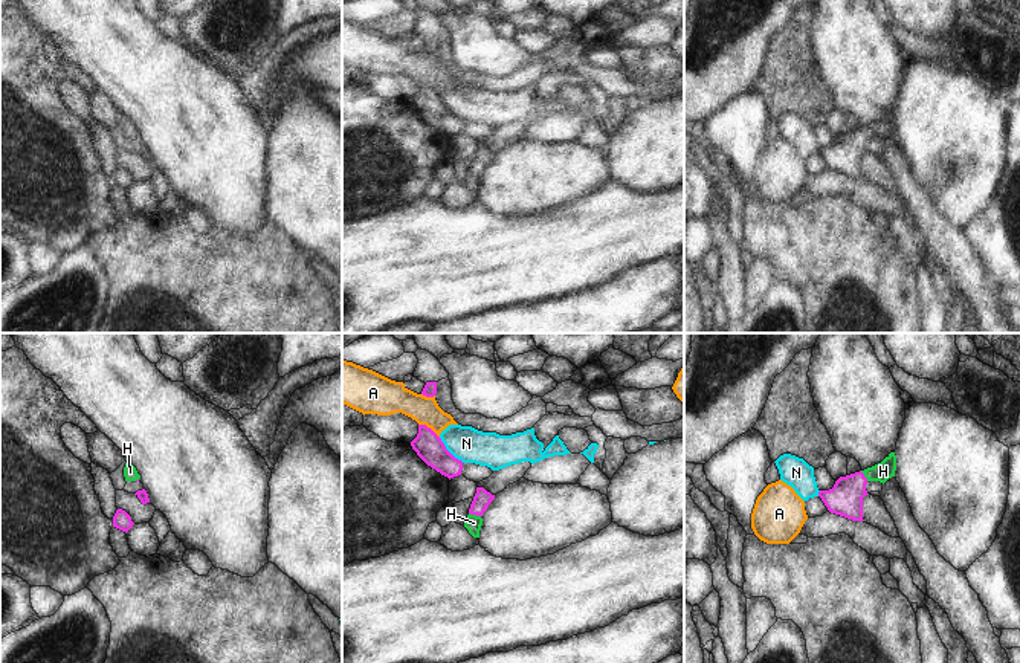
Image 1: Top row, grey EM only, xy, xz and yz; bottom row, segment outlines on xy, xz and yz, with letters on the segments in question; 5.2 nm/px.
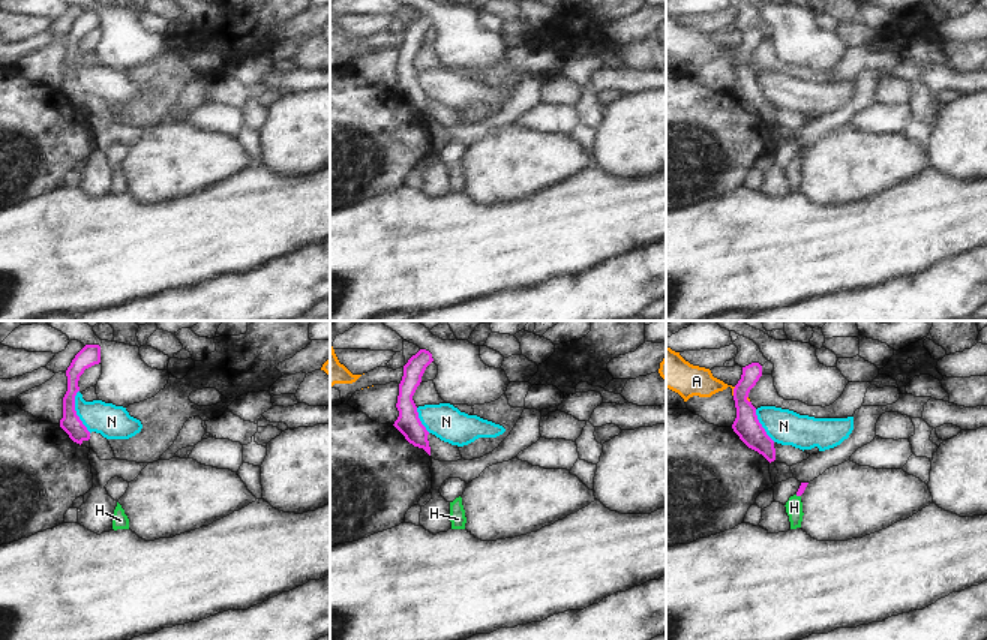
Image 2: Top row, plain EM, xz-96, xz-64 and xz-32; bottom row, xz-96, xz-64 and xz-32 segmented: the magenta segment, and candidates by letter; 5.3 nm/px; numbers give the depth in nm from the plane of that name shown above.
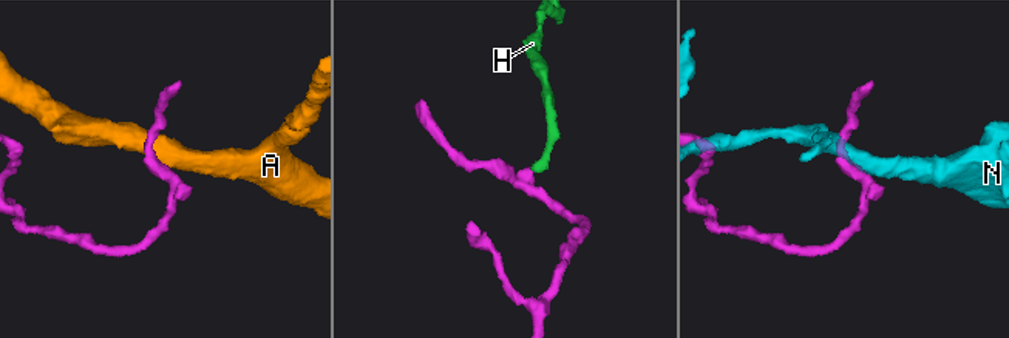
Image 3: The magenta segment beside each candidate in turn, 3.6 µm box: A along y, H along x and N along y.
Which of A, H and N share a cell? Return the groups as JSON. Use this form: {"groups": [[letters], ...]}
{"groups": [["A"], ["H"], ["N"]]}

